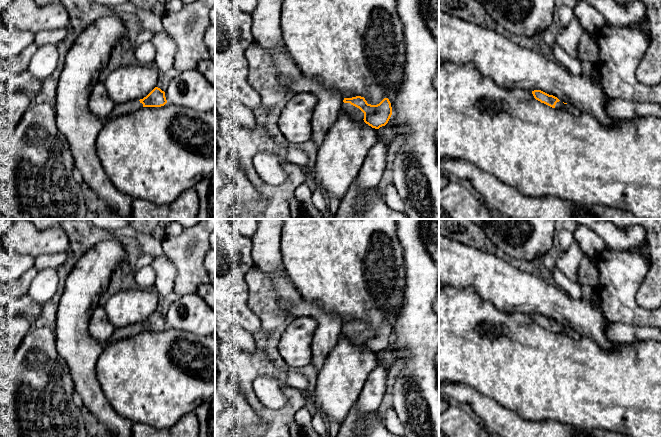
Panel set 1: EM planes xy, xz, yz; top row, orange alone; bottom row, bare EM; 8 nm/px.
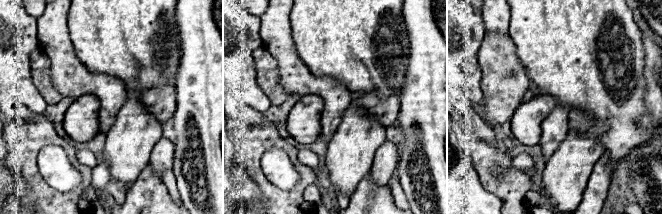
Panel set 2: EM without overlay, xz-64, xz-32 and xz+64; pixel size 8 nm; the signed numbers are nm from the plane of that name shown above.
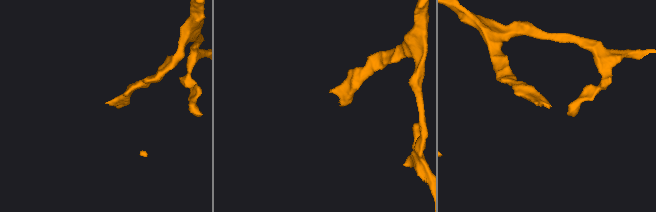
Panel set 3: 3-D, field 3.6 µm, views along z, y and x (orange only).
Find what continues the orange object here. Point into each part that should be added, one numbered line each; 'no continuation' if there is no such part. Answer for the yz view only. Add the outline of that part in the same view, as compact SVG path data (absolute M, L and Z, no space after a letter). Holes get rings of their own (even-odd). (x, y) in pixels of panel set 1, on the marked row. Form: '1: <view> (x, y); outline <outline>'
1: yz (560, 105); outline M561 100L556 103L555 109L560 109L569 112L573 116L578 116L580 114L580 111L576 109L571 104L564 104Z

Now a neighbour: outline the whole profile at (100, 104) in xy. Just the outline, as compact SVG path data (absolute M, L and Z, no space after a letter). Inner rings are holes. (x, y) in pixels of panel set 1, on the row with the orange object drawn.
M98 81L89 97L89 110L102 121L109 118L115 103L108 95L103 82Z

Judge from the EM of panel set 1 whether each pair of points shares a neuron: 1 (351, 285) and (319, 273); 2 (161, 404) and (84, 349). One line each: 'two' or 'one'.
1: one
2: two

